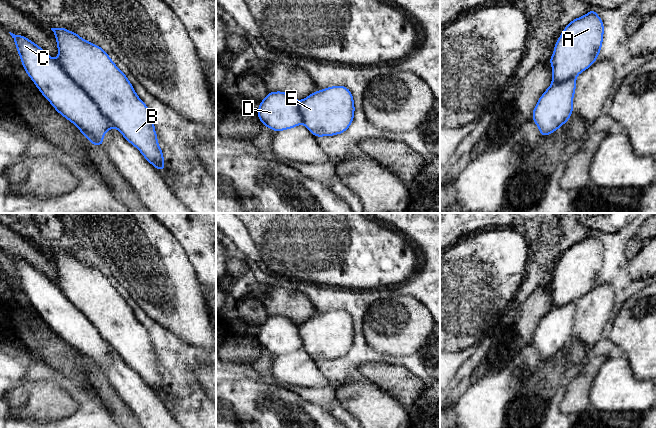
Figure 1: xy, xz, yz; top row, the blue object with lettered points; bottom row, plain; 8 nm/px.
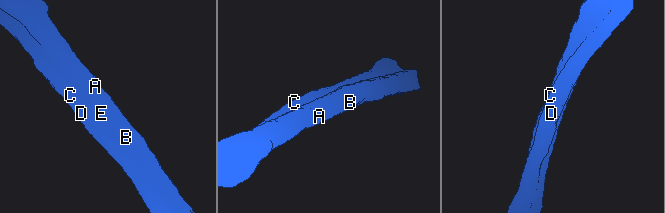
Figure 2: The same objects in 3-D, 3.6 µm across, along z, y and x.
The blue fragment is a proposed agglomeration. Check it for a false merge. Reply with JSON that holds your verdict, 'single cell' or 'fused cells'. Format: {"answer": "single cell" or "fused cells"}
{"answer": "fused cells"}

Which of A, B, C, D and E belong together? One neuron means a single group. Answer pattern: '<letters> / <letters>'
A B E / C D

